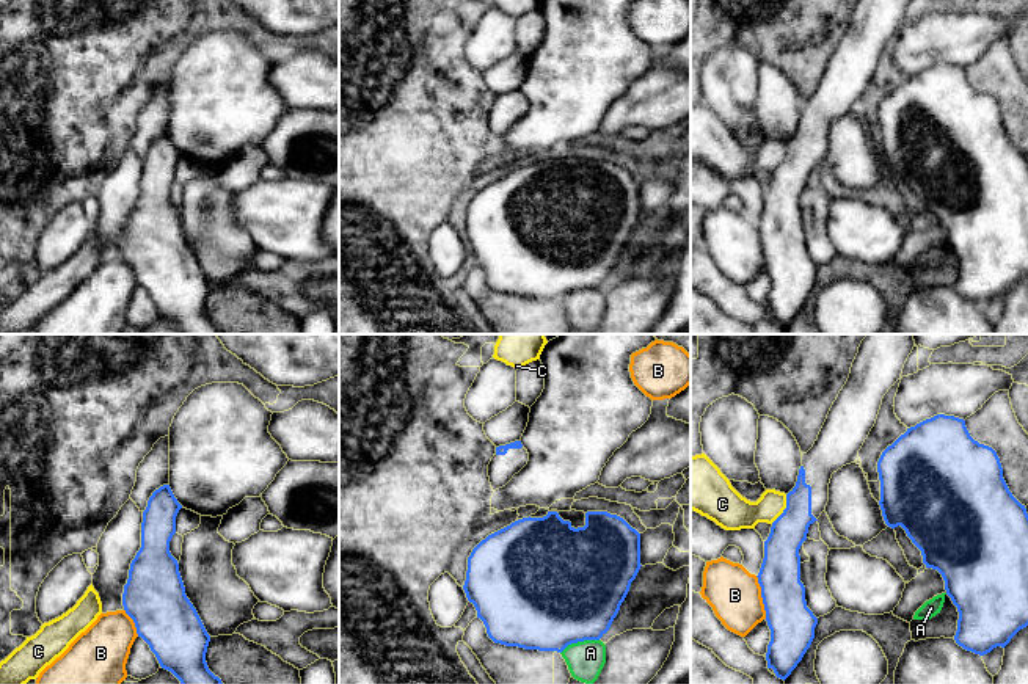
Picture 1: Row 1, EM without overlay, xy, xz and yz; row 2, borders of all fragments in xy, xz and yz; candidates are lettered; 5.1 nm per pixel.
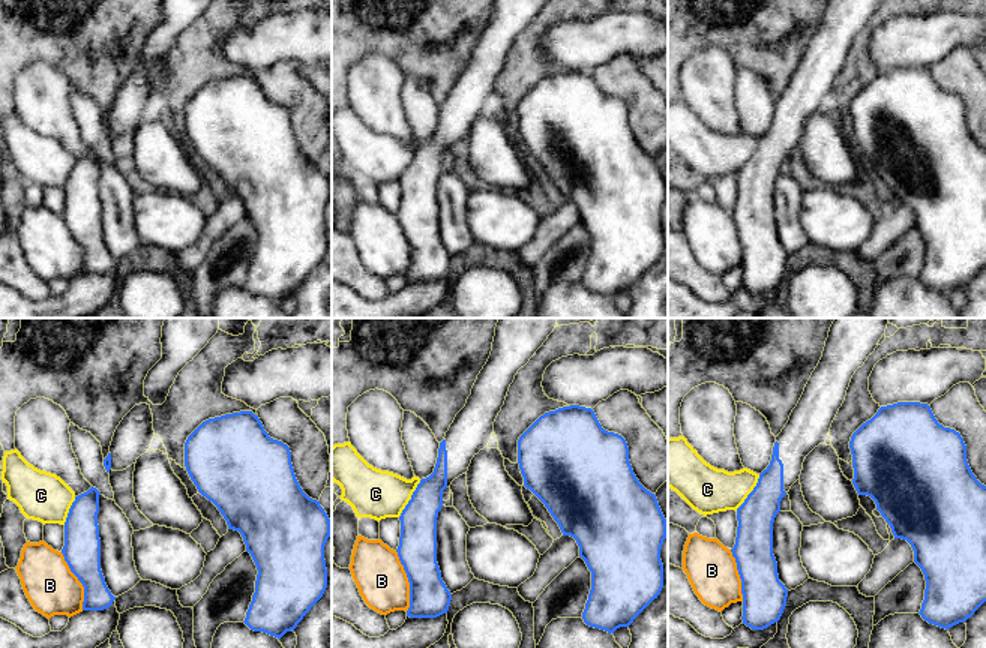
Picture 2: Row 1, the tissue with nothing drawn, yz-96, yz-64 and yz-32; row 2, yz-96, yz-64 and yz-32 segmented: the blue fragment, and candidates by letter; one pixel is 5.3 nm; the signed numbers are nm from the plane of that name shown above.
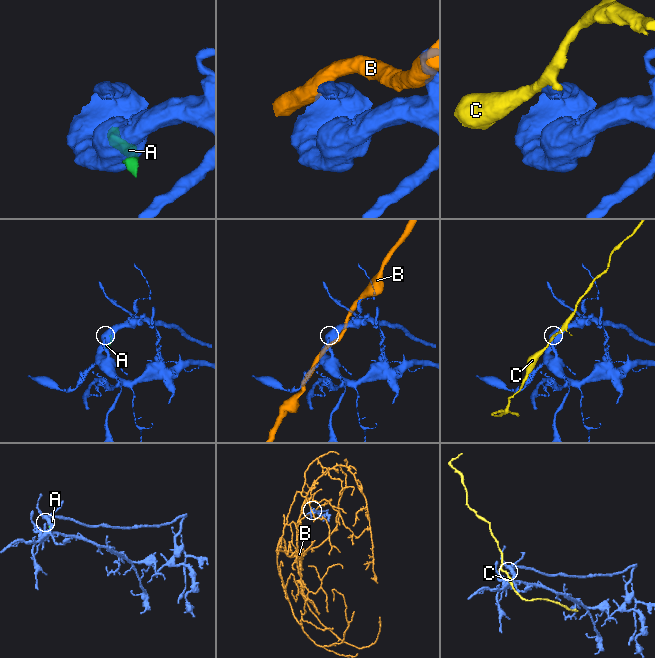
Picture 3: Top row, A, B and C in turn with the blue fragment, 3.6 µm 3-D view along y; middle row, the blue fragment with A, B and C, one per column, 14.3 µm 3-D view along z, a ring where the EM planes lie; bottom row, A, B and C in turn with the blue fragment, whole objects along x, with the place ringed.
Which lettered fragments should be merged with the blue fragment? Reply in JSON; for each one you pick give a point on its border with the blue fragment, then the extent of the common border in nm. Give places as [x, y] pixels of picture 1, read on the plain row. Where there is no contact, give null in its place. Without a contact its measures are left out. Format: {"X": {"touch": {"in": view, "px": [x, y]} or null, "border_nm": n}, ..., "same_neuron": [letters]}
{"same_neuron": []}

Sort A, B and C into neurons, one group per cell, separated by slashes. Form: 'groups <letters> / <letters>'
groups A / B / C

